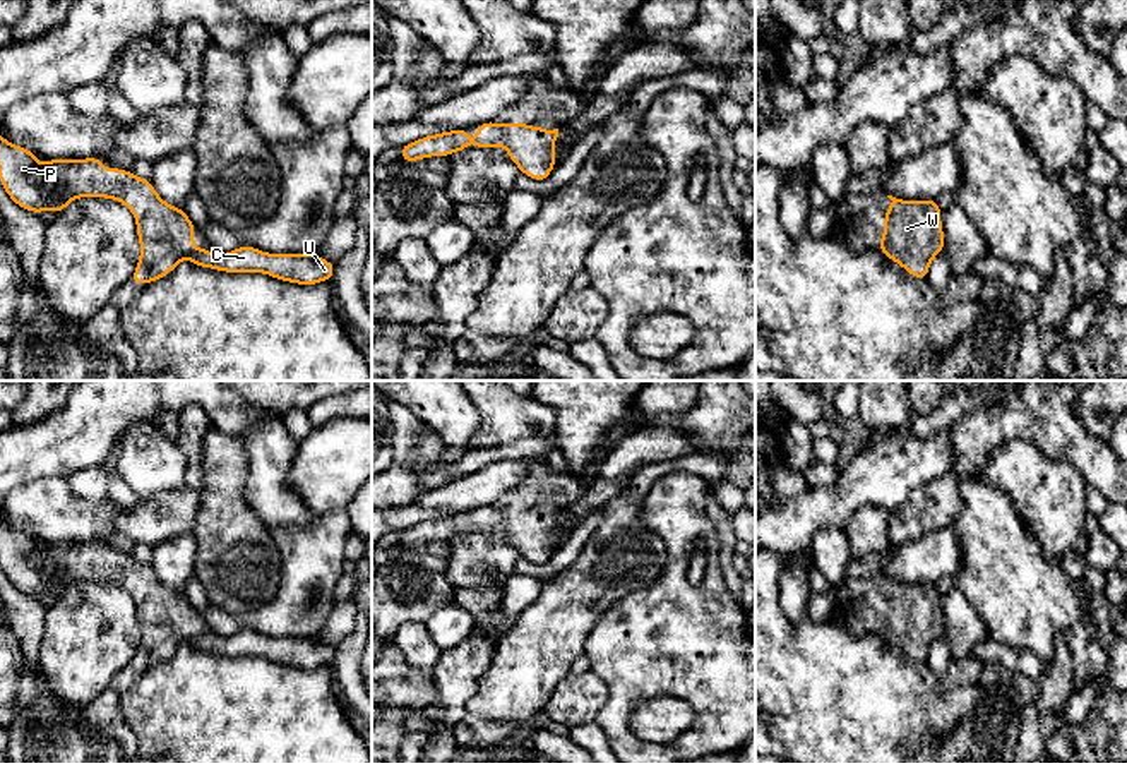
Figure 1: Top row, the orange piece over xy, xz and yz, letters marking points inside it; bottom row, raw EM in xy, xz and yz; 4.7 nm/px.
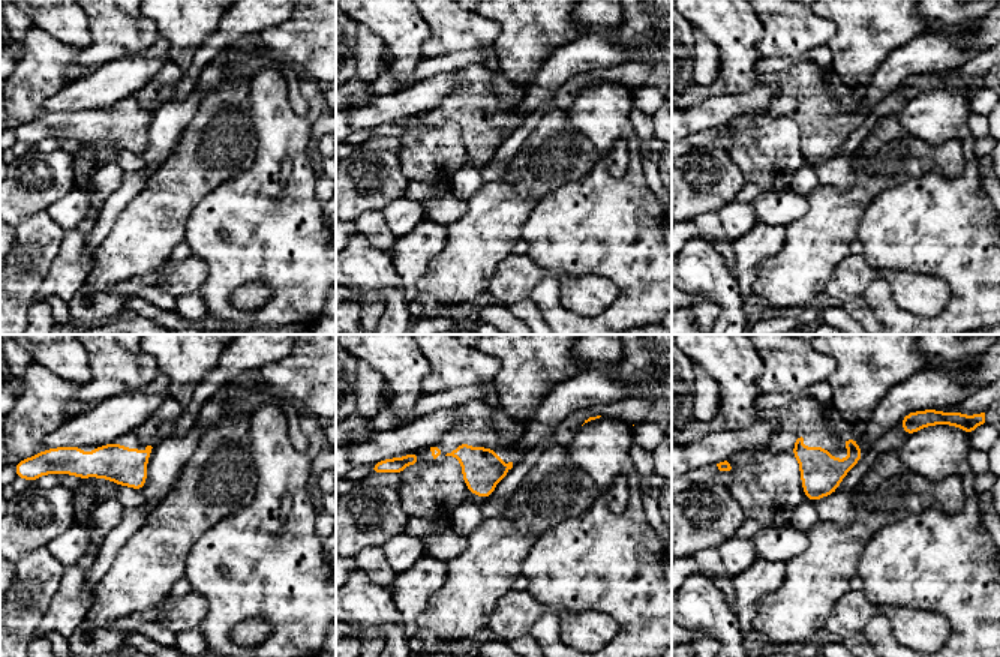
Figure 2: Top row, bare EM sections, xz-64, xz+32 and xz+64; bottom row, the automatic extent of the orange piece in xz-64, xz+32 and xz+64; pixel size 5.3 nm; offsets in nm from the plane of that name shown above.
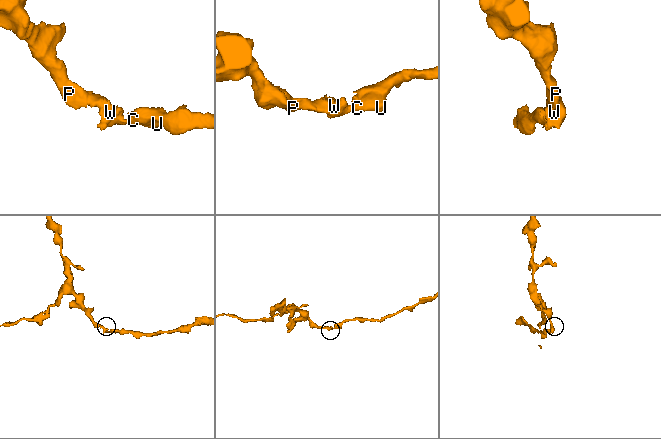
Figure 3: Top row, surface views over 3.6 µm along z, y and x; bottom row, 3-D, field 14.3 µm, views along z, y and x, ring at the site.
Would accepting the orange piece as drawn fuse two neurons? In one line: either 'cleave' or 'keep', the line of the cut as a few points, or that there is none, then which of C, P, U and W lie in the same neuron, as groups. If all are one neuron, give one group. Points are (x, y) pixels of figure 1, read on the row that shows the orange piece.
keep; no cut; C P U W

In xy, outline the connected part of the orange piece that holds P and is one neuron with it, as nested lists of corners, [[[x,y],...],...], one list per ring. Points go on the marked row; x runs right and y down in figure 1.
[[[0,132],[0,183],[5,189],[5,192],[9,194],[9,197],[17,206],[21,206],[22,209],[26,209],[29,213],[43,213],[43,211],[63,213],[70,201],[80,199],[80,197],[89,197],[89,195],[96,195],[96,197],[103,197],[103,199],[115,199],[115,201],[125,204],[134,213],[134,218],[137,223],[137,237],[140,242],[140,257],[139,257],[137,267],[130,278],[132,285],[140,285],[140,283],[149,285],[159,278],[164,278],[166,274],[170,274],[176,267],[176,264],[182,259],[188,259],[190,262],[194,262],[199,267],[211,267],[211,269],[224,271],[224,273],[264,273],[264,274],[269,274],[269,276],[281,279],[281,281],[289,281],[289,283],[307,285],[307,286],[317,285],[320,281],[331,281],[332,274],[336,271],[336,264],[322,259],[317,252],[315,254],[267,254],[267,252],[262,252],[255,247],[243,245],[243,247],[238,247],[228,254],[219,254],[219,255],[212,257],[211,247],[204,247],[200,250],[197,250],[194,247],[195,226],[188,219],[185,211],[182,207],[175,207],[175,206],[164,202],[159,197],[159,194],[154,190],[154,187],[149,180],[144,180],[144,178],[137,177],[135,173],[125,171],[122,168],[103,170],[101,165],[104,163],[104,158],[84,158],[84,159],[57,158],[57,159],[50,159],[43,165],[39,165],[36,161],[36,158],[38,158],[36,153],[27,151],[17,144],[5,141],[2,137],[2,132]]]

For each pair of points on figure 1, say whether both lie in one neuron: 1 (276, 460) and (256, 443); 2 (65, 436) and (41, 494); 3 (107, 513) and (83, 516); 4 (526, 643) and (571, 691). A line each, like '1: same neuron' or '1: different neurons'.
1: same neuron
2: different neurons
3: same neuron
4: different neurons

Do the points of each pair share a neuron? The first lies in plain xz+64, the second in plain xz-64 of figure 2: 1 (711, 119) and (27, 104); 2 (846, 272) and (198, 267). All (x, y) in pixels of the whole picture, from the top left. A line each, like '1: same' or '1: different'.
1: different
2: same

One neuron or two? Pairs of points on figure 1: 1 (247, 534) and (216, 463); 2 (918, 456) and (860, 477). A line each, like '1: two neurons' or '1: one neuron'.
1: one neuron
2: one neuron

